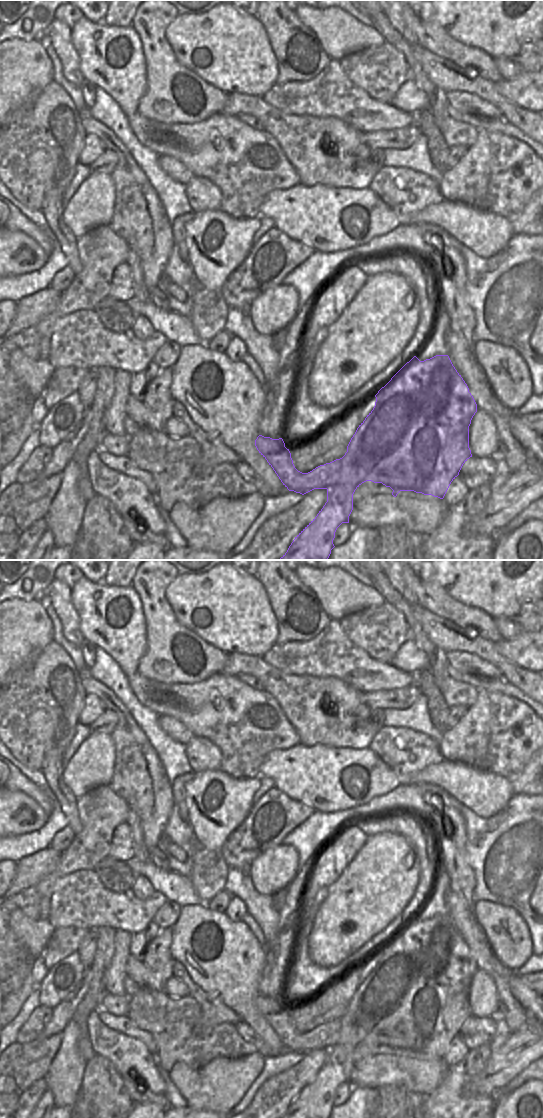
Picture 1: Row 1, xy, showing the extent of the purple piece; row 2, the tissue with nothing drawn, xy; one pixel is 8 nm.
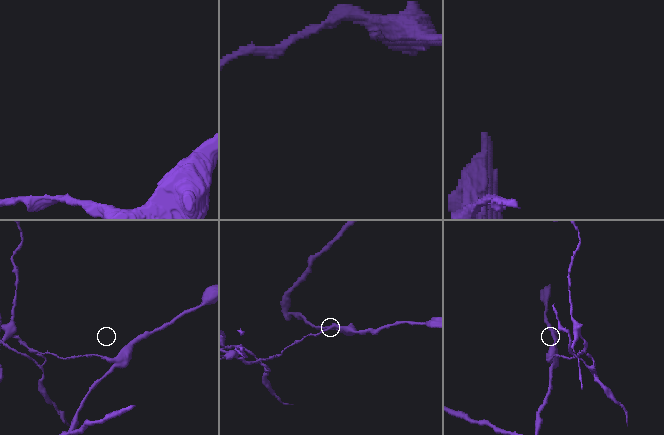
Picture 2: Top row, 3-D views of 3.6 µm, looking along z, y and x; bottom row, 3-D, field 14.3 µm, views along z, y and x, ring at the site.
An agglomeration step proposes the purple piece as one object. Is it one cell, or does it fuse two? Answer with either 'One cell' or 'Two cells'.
Two cells

